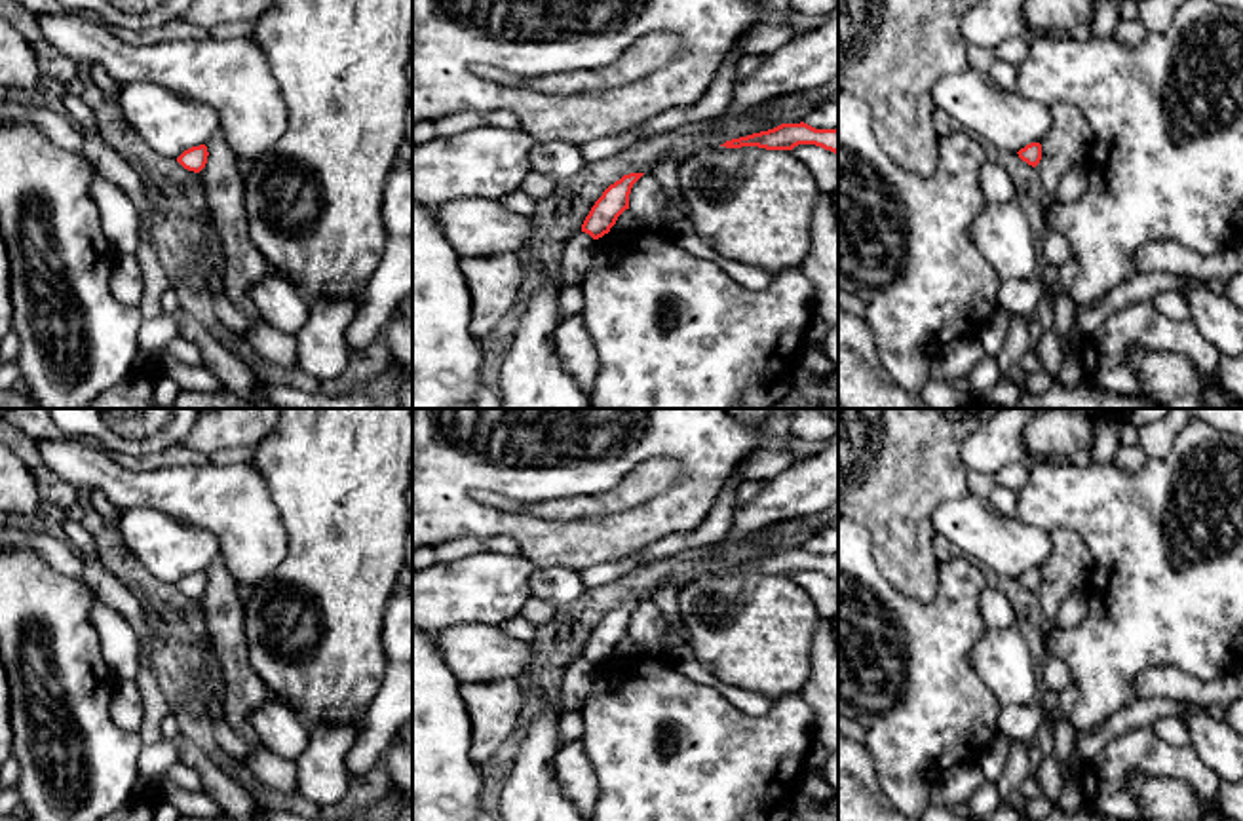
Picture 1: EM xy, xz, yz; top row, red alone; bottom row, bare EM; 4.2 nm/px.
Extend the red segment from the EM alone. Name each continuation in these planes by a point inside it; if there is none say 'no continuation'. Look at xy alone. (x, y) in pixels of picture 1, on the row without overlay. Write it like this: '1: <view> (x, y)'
no continuation

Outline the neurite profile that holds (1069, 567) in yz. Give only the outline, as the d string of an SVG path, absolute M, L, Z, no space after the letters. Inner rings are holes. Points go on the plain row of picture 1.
M1053 528L1049 538L1051 555L1040 568L1042 585L1034 593L1042 608L1045 640L1059 631L1064 599L1087 585L1093 568L1093 557L1078 532Z

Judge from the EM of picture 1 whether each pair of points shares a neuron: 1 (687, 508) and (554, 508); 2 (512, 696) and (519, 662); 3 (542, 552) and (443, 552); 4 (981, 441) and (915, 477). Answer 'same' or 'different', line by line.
1: different
2: different
3: different
4: different

